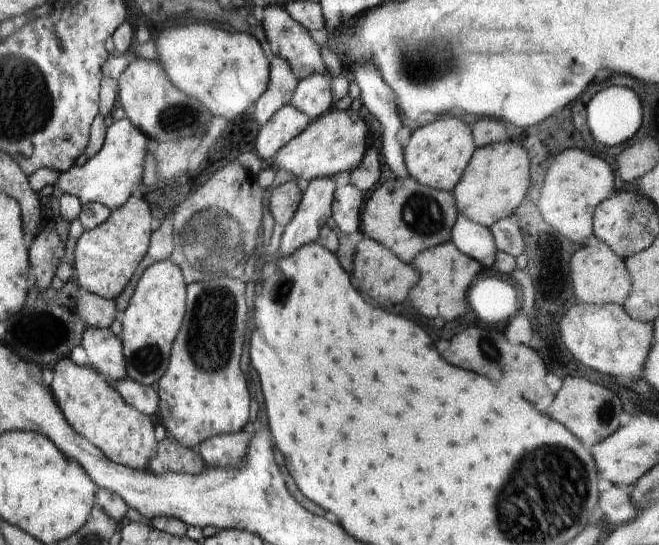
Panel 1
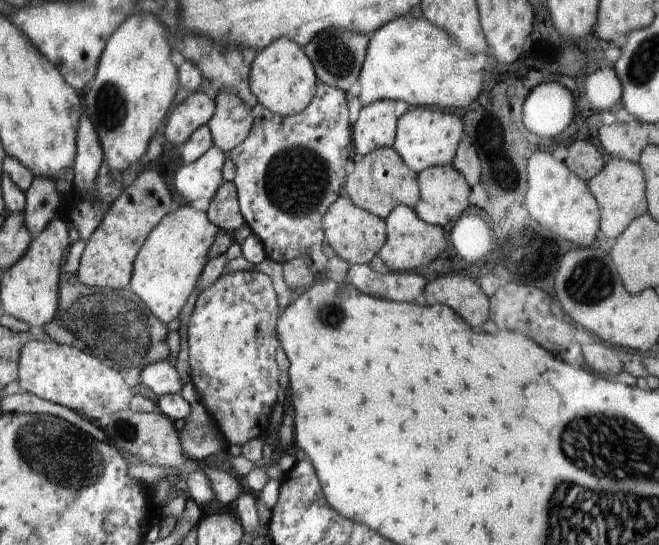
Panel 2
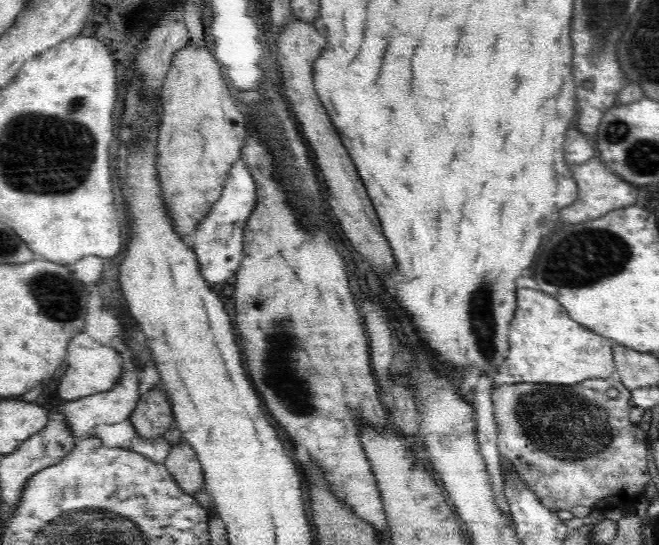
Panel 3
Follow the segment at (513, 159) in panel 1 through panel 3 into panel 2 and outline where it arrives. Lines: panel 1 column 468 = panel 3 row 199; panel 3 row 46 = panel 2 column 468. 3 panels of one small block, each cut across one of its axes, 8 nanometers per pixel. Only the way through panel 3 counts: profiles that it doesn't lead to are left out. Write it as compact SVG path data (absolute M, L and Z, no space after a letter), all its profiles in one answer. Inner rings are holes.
M452 165L443 167L430 167L417 173L420 200L414 210L420 220L429 225L440 225L445 228L449 222L457 220L466 208L471 186L466 182L465 176L460 174Z

